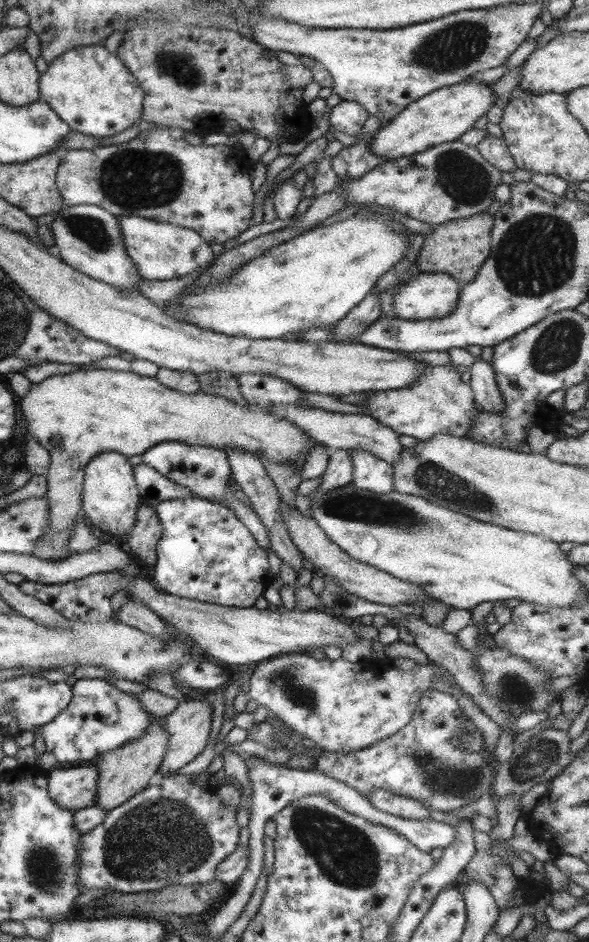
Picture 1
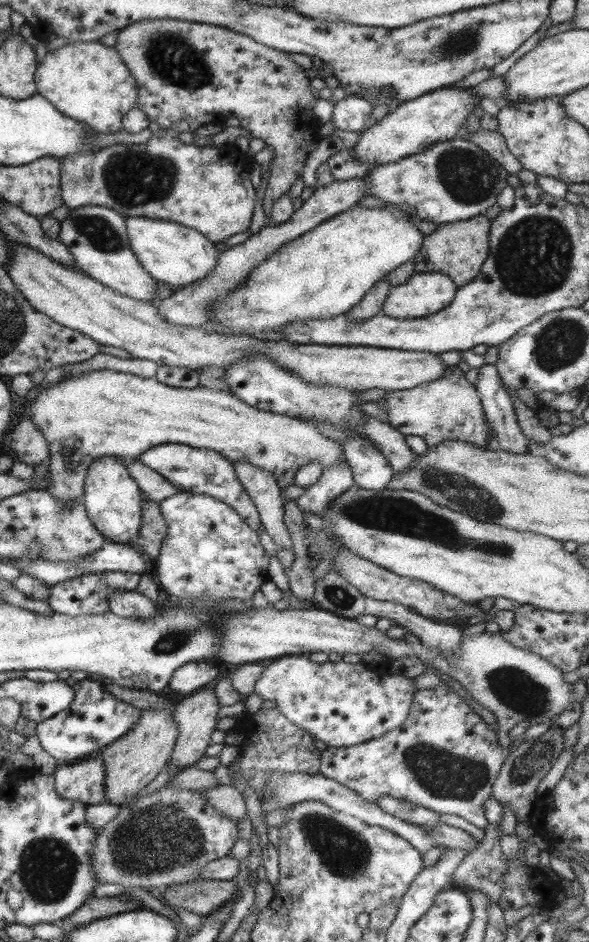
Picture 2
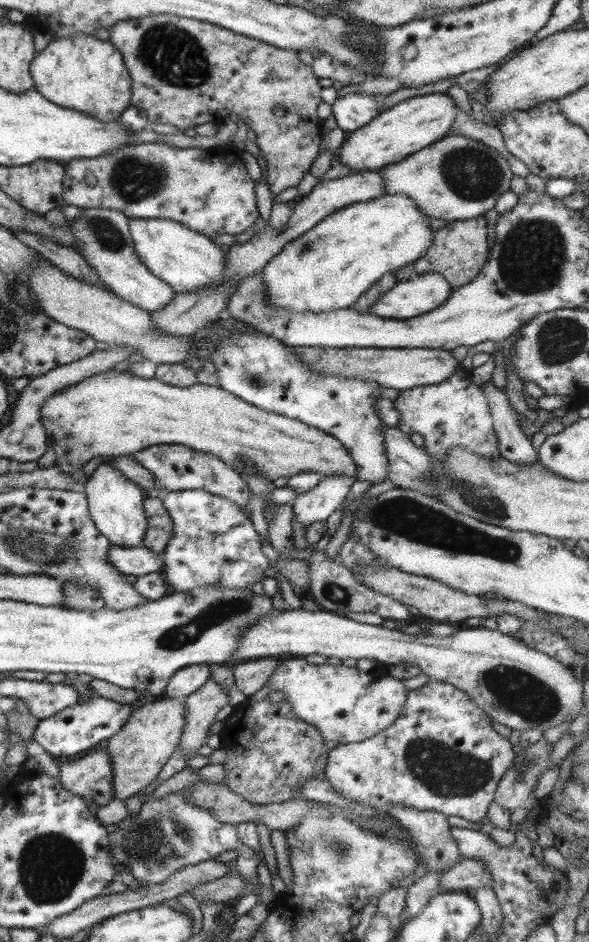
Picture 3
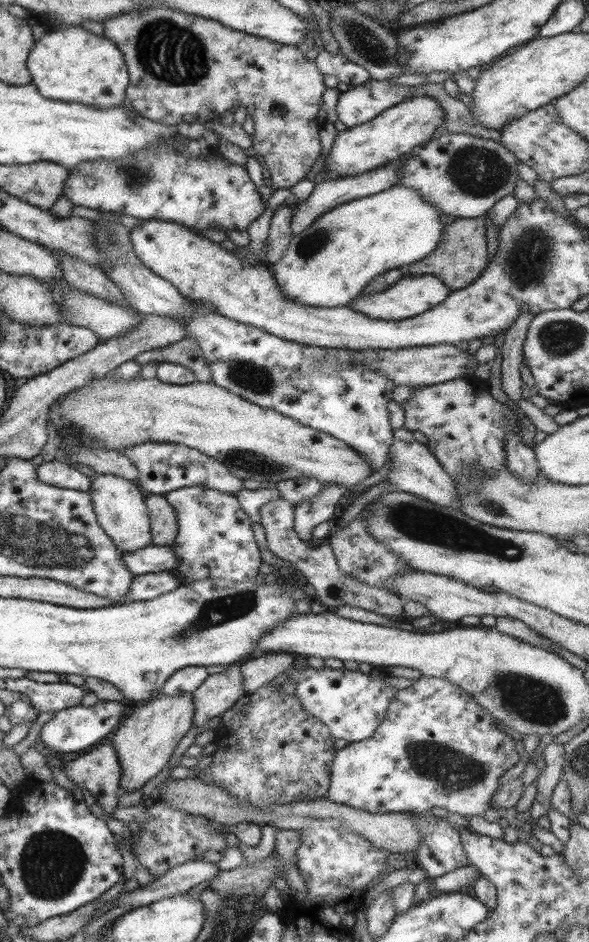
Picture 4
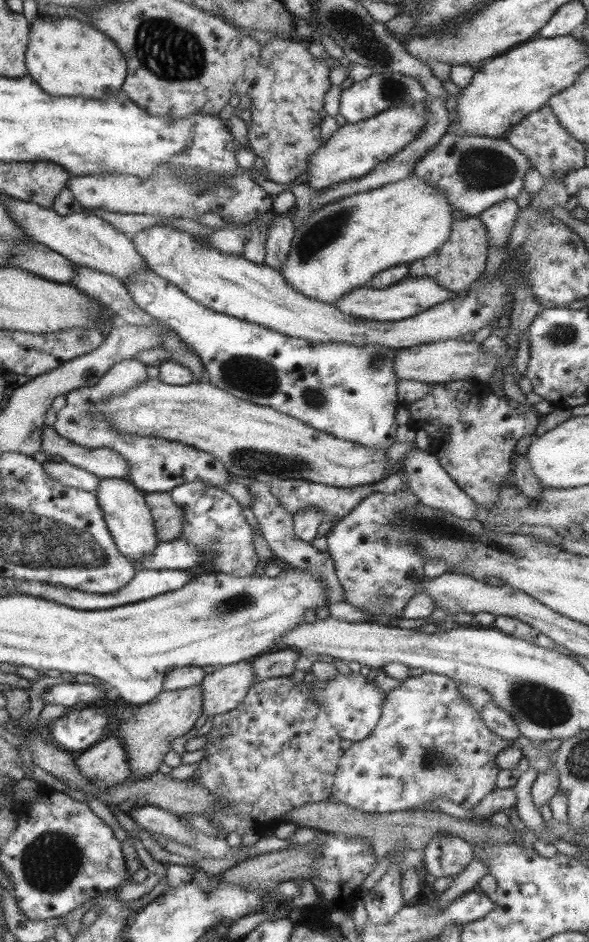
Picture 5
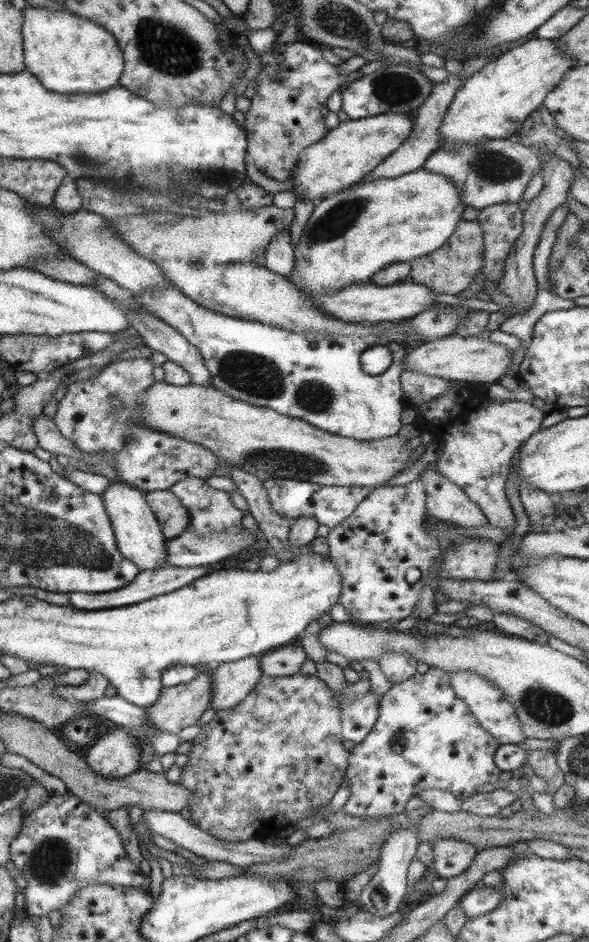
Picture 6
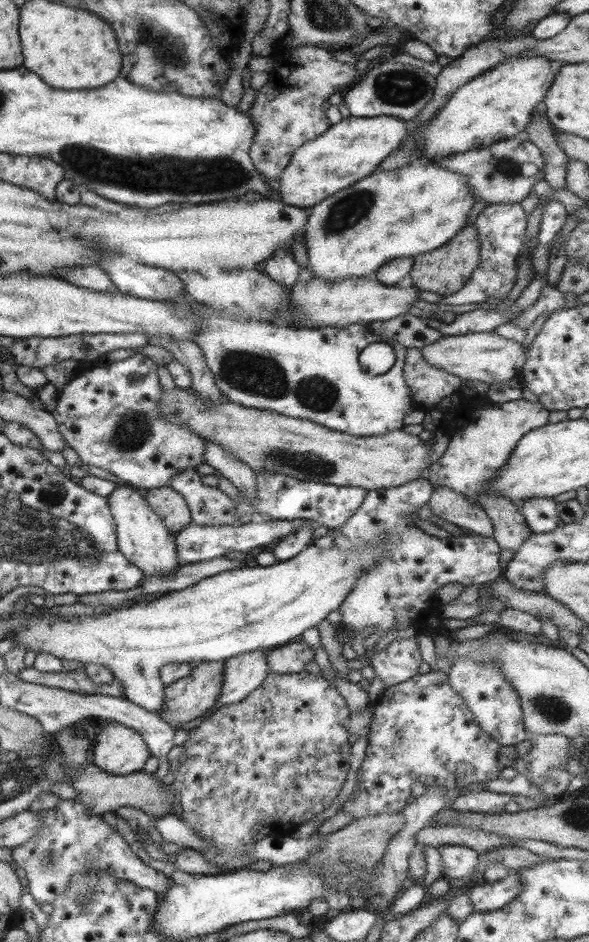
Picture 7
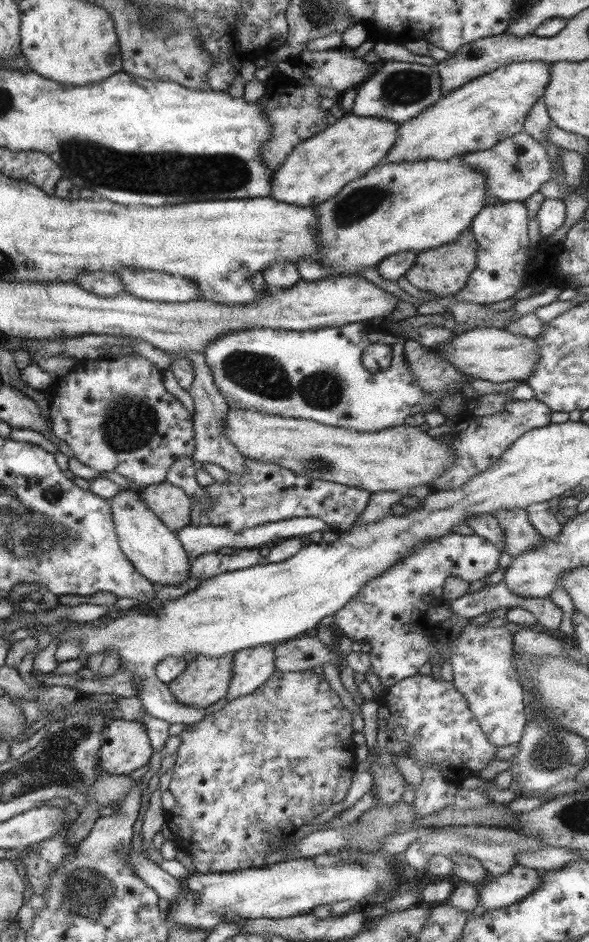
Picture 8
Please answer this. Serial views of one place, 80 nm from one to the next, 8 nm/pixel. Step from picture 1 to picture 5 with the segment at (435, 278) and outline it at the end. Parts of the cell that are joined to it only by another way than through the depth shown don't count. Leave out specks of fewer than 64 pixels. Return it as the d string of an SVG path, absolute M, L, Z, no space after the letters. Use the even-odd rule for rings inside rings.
M406 278L399 283L375 290L368 286L356 288L343 295L335 304L343 314L348 314L368 321L398 321L414 317L416 314L438 305L440 302L455 298L456 293L445 290L429 278Z

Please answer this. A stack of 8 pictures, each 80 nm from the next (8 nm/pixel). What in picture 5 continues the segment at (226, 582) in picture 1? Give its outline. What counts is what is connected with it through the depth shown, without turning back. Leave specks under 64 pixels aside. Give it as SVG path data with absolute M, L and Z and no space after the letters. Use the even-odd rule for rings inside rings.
M195 480L175 486L168 494L183 515L180 536L195 549L213 553L213 558L209 562L195 565L195 570L220 572L231 576L253 574L255 566L259 564L253 547L253 531L245 522L241 506L227 492Z

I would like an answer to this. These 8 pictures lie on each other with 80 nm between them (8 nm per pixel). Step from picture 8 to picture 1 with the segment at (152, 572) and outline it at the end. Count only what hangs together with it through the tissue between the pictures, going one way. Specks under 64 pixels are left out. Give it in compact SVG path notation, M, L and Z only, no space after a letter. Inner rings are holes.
M105 451L91 457L84 468L81 514L88 518L92 528L97 528L97 533L106 539L127 534L135 522L139 494L133 478L132 466L127 459L128 457L122 454Z

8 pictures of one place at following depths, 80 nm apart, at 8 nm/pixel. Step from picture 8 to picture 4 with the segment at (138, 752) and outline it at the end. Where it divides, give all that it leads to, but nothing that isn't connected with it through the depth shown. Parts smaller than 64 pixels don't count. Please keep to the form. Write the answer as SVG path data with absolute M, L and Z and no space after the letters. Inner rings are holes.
M110 741L95 746L76 760L65 762L62 771L75 786L94 796L97 804L110 816L120 794L120 767Z

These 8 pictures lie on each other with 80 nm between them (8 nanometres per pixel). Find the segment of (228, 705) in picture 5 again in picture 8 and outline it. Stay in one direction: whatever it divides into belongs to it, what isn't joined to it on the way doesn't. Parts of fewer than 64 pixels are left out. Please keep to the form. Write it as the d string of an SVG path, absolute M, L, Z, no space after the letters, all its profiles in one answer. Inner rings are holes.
M264 644L232 654L231 676L224 696L227 701L251 694L273 674L273 647Z

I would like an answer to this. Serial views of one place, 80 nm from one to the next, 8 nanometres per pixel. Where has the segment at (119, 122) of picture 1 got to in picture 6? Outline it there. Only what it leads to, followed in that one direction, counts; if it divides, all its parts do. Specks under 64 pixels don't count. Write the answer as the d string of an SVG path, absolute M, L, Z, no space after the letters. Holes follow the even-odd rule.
M25 6L21 14L23 18L21 36L23 38L24 70L33 75L43 88L49 92L59 92L59 94L97 94L118 84L124 60L115 39L105 29L65 10L53 11L47 8Z

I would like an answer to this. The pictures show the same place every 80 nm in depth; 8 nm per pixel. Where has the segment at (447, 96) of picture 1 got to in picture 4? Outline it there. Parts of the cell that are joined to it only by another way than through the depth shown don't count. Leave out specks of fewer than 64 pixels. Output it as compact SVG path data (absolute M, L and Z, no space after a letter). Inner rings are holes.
M411 95L404 98L401 102L395 103L395 106L382 110L369 122L351 126L335 136L318 181L358 175L397 162L404 154L410 154L411 149L423 147L430 142L442 124L444 110L433 97Z

